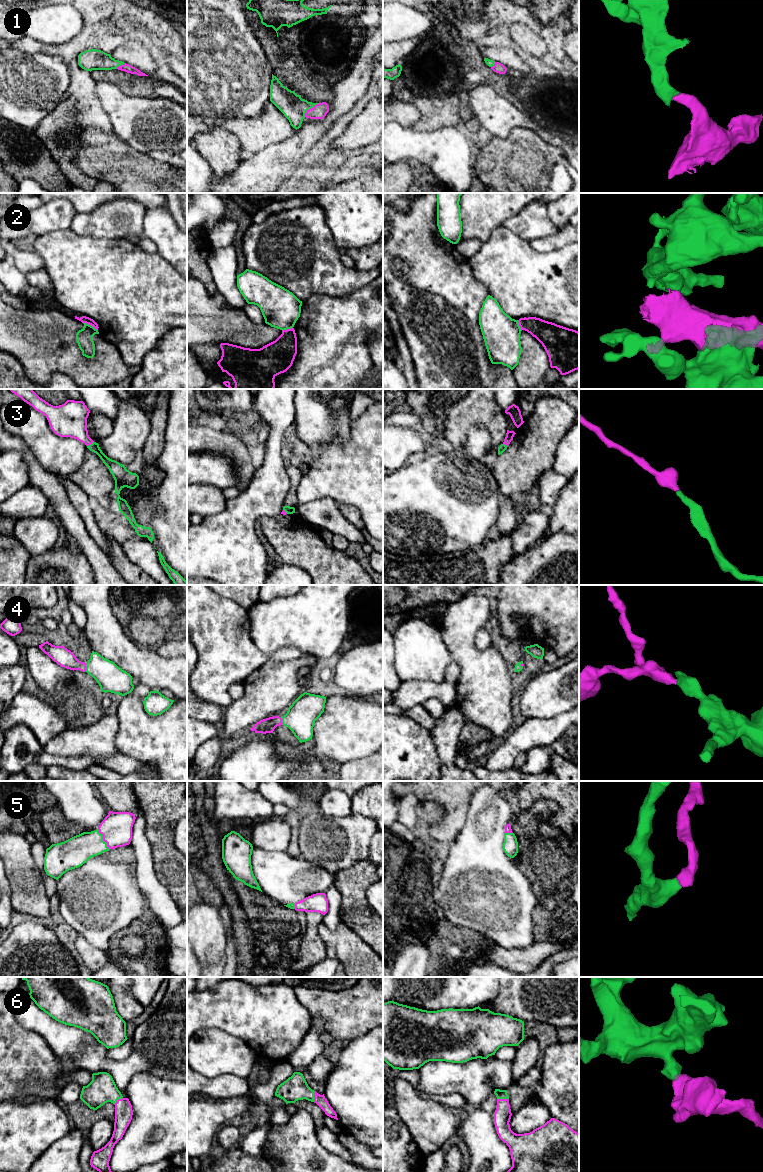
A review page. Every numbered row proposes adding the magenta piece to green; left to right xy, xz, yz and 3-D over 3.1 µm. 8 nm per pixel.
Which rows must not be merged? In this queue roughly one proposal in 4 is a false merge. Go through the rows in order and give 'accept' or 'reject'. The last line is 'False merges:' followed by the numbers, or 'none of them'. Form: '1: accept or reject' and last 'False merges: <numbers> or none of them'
1: accept
2: reject
3: accept
4: accept
5: accept
6: accept
False merges: 2

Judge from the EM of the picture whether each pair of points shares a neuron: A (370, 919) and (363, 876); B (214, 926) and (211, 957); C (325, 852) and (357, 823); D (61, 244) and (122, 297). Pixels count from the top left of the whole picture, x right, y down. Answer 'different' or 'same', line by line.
A: same
B: same
C: same
D: same

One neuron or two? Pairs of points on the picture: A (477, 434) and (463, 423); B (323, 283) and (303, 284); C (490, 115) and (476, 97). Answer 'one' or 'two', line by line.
A: two
B: one
C: one

